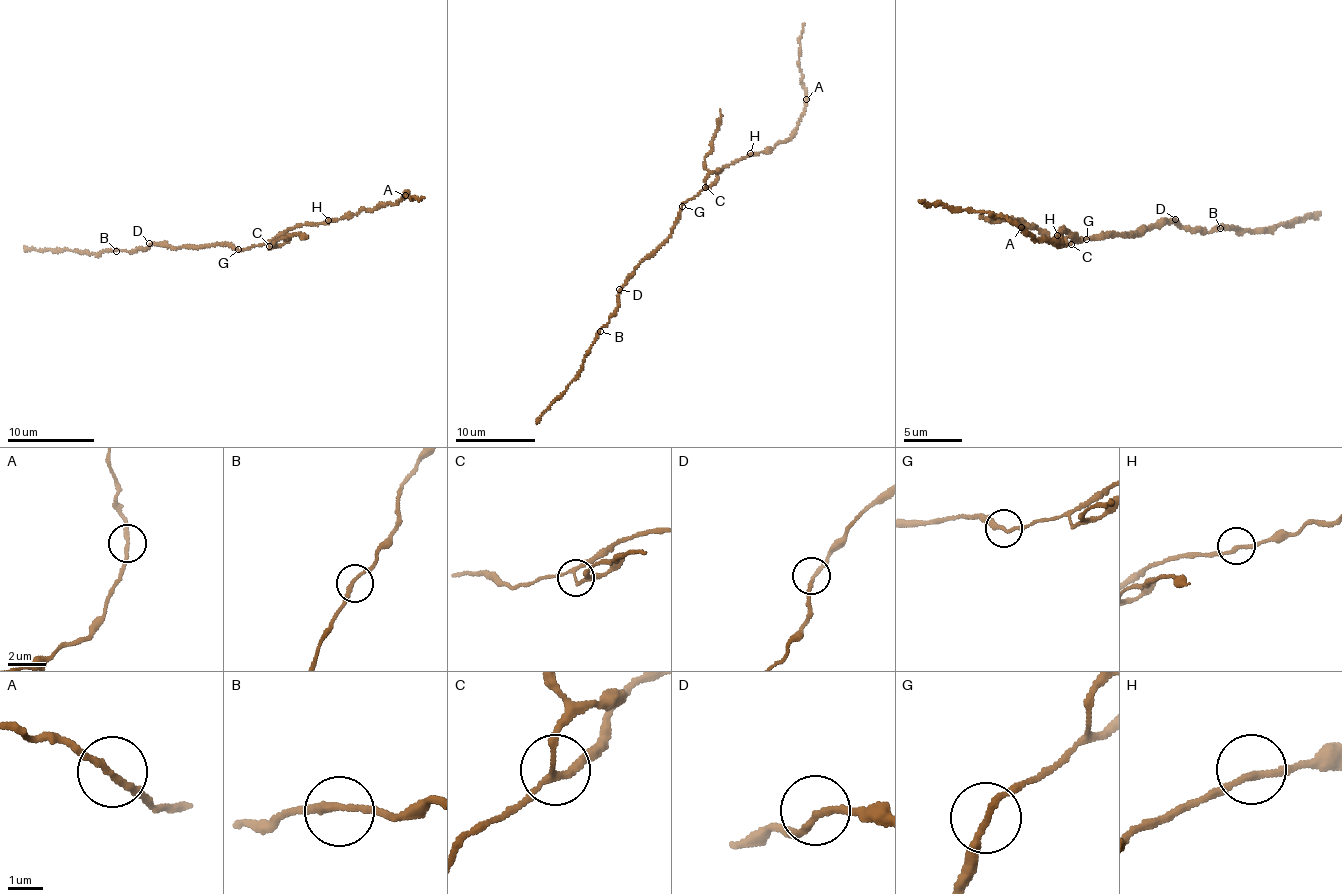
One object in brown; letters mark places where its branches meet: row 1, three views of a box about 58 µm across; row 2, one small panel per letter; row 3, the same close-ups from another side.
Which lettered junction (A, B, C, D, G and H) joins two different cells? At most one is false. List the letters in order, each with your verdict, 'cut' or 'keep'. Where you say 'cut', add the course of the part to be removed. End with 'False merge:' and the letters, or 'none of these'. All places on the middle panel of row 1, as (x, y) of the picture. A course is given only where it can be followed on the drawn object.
A: cut; foreign part runs (806, 99), (799, 50), (804, 23)
B: keep
C: keep
D: keep
G: keep
H: keep
False merge: A

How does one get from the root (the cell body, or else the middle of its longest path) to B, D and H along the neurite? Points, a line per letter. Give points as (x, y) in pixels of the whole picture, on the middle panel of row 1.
B: (682, 206), (674, 228), (634, 270), (618, 295), (617, 306), (609, 321), (600, 331)
D: (682, 206), (680, 218), (666, 240), (643, 258), (619, 289)
H: (682, 206), (701, 190), (710, 188), (719, 171), (750, 153)

